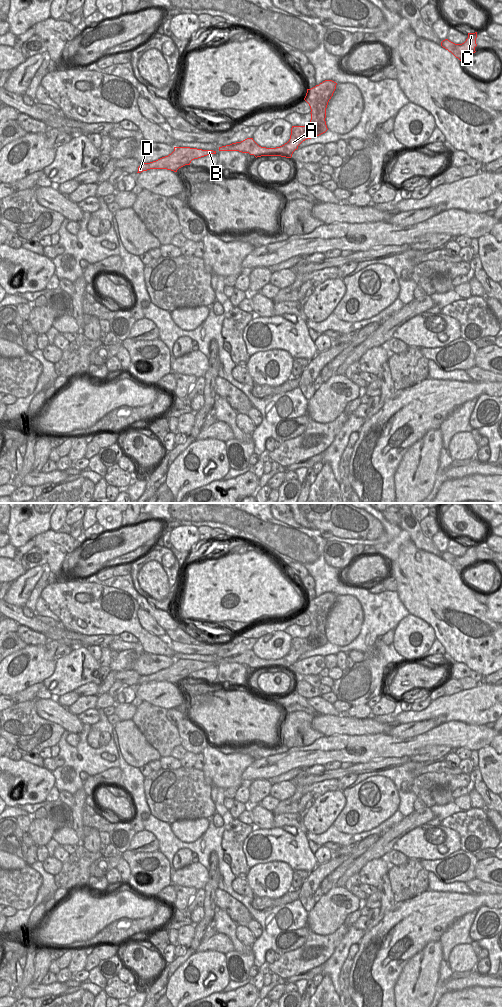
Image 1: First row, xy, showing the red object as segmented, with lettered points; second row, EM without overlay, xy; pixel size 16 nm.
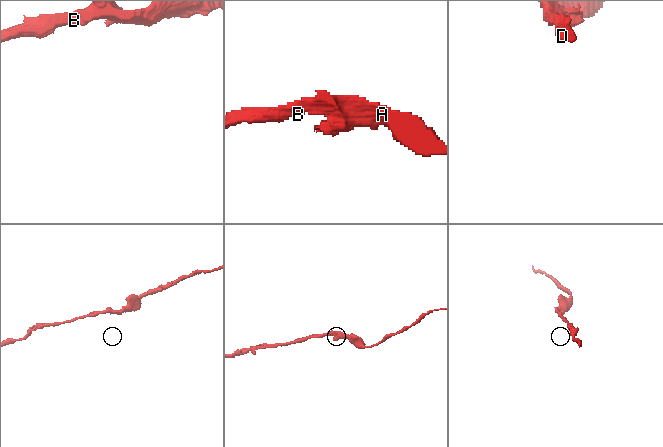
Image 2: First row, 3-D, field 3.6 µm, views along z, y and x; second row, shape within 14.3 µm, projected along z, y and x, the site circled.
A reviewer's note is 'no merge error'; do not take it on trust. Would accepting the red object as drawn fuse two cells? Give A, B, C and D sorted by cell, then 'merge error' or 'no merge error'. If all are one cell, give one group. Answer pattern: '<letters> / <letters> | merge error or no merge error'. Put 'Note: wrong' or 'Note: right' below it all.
A B C D | no merge error
Note: right

